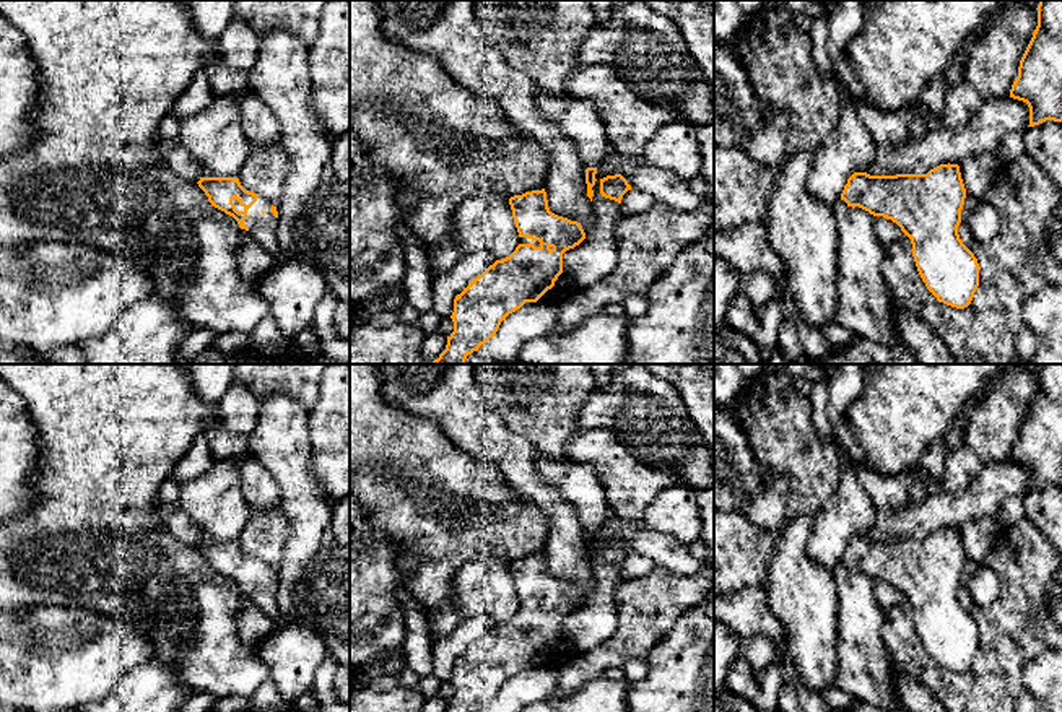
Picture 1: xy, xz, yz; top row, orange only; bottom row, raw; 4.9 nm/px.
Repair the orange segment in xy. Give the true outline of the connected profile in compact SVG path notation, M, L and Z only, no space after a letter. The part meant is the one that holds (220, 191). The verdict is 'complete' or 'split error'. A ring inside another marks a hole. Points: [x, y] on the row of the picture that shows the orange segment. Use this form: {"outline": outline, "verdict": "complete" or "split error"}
{"outline": "M200 177L198 187L208 202L233 216L275 258L280 257L278 211L270 202L246 190L237 177Z", "verdict": "split error"}

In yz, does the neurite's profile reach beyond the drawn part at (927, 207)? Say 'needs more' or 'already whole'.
already whole

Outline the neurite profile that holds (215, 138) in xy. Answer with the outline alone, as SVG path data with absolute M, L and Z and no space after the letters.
M216 96L208 109L182 120L181 130L202 177L239 176L252 145L242 132L236 96Z

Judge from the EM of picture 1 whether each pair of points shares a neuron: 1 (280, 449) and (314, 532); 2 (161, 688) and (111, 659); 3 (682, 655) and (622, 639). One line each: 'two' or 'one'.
1: one
2: two
3: two

